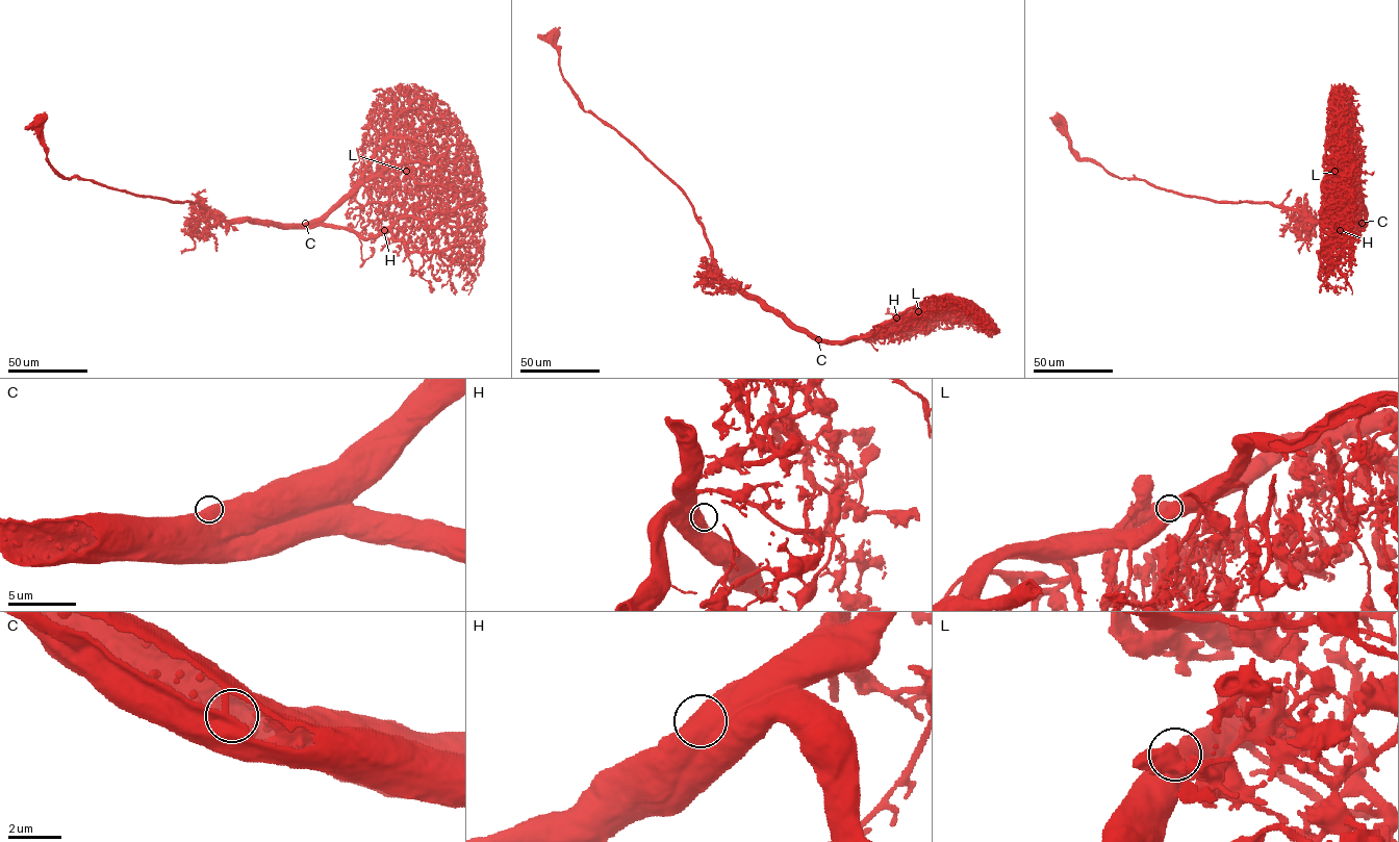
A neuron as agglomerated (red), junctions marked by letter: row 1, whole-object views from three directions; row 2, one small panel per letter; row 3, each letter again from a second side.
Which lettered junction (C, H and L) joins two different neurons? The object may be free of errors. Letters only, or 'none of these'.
none of these

